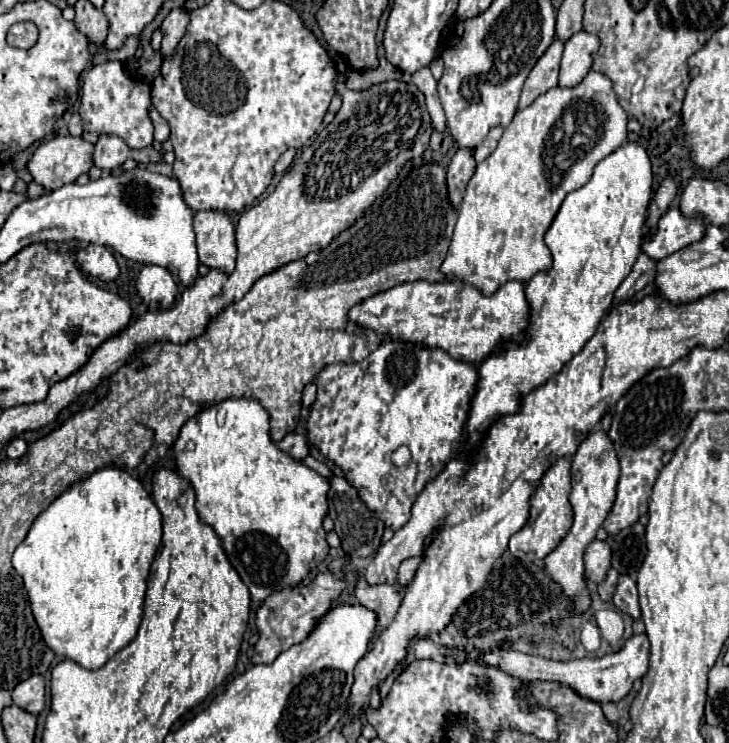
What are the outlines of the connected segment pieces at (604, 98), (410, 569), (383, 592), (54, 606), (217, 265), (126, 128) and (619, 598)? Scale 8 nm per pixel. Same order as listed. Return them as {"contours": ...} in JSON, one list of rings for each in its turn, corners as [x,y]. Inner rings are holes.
{"contours":[[[[590,70],[588,72],[588,76],[578,84],[578,86],[574,86],[574,88],[552,88],[552,90],[548,90],[546,94],[542,94],[542,96],[538,96],[528,108],[524,108],[524,110],[520,110],[520,112],[516,112],[516,116],[512,118],[512,122],[506,126],[506,130],[504,130],[504,134],[502,134],[502,138],[500,138],[500,142],[498,142],[498,148],[484,160],[484,162],[480,162],[478,166],[476,166],[476,172],[474,172],[474,176],[470,178],[470,182],[468,182],[468,188],[466,188],[466,194],[464,194],[464,200],[462,200],[462,204],[460,204],[460,210],[458,210],[458,220],[456,220],[456,226],[454,226],[454,236],[452,236],[452,242],[450,242],[450,248],[448,248],[448,254],[446,254],[446,258],[444,258],[444,262],[442,262],[442,266],[440,266],[440,270],[442,270],[442,274],[446,274],[446,278],[456,278],[456,280],[460,280],[460,282],[464,282],[464,284],[470,284],[470,286],[474,286],[474,288],[478,288],[482,294],[494,294],[502,284],[506,284],[506,282],[510,282],[510,280],[518,280],[518,282],[528,282],[534,274],[538,274],[538,272],[546,272],[546,270],[550,270],[550,262],[552,262],[552,256],[550,256],[550,250],[548,250],[548,246],[544,244],[544,234],[546,234],[546,230],[550,228],[550,222],[554,220],[554,214],[558,214],[558,208],[560,208],[560,204],[562,204],[562,200],[566,198],[566,194],[570,194],[572,190],[576,190],[578,186],[584,186],[588,180],[590,180],[590,174],[594,172],[594,166],[602,160],[602,158],[606,158],[606,154],[612,154],[618,146],[622,146],[622,142],[626,140],[626,124],[628,124],[628,116],[626,116],[626,112],[622,110],[622,106],[618,104],[618,98],[616,98],[616,94],[614,94],[614,90],[612,90],[612,82],[610,82],[610,78],[606,78],[604,74],[600,74],[600,72],[594,72],[594,70]],[[570,98],[590,98],[592,100],[592,104],[596,106],[596,114],[598,114],[598,122],[600,122],[600,128],[602,128],[602,134],[598,136],[598,140],[590,146],[590,144],[582,144],[582,146],[572,146],[572,138],[570,136],[566,136],[566,132],[562,130],[562,128],[558,128],[558,122],[562,120],[562,114],[564,114],[564,108],[566,106],[570,106]]],[[[422,556],[402,560],[402,564],[398,568],[398,590],[404,590],[414,580],[414,574],[416,574],[420,562],[422,562]]],[[[364,576],[356,578],[354,594],[356,594],[360,604],[364,604],[366,608],[370,608],[378,614],[378,628],[380,630],[386,628],[394,620],[398,606],[402,602],[402,596],[396,592],[394,584],[374,584],[374,586],[370,586]]],[[[104,468],[94,472],[90,478],[72,484],[62,496],[58,496],[32,524],[28,536],[24,538],[24,542],[16,548],[14,556],[12,556],[12,564],[16,568],[16,572],[26,580],[26,594],[32,606],[32,614],[36,618],[36,624],[42,632],[42,638],[46,642],[46,646],[50,646],[50,650],[58,656],[70,658],[76,664],[80,664],[82,668],[88,670],[98,670],[100,666],[104,666],[118,650],[122,650],[126,644],[130,644],[138,632],[142,614],[144,614],[144,594],[146,594],[146,582],[148,582],[148,574],[150,574],[150,566],[154,562],[156,550],[160,546],[162,540],[162,516],[156,508],[156,504],[152,502],[152,498],[148,496],[148,492],[144,490],[144,486],[132,478],[128,472],[120,470],[120,468]]],[[[200,210],[194,216],[194,232],[200,262],[208,268],[230,274],[236,260],[234,226],[226,212]]],[[[104,62],[82,74],[80,116],[84,132],[120,136],[130,148],[144,148],[154,142],[154,124],[150,120],[150,86],[142,80],[132,80],[122,62]]],[[[620,574],[618,576],[618,586],[612,598],[614,606],[632,616],[634,620],[640,620],[640,606],[638,606],[638,590],[636,590],[636,582],[628,576],[628,574]]]]}

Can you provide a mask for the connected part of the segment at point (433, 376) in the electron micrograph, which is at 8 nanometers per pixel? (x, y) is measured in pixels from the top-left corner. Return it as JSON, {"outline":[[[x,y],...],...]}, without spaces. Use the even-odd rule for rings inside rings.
{"outline":[[[386,340],[382,342],[368,358],[364,358],[362,362],[356,362],[356,364],[330,364],[330,366],[324,366],[318,374],[316,374],[316,402],[310,406],[310,416],[308,416],[308,422],[306,422],[306,436],[308,436],[308,442],[312,446],[316,446],[322,456],[326,456],[330,462],[334,462],[346,476],[346,480],[350,482],[350,486],[354,486],[358,490],[358,496],[362,498],[362,502],[366,504],[366,508],[370,512],[374,512],[388,528],[392,530],[398,530],[402,528],[408,520],[410,520],[410,508],[412,504],[416,502],[418,494],[424,490],[424,486],[434,480],[442,470],[444,466],[454,458],[456,450],[460,448],[460,442],[462,442],[462,434],[464,434],[464,422],[466,422],[466,416],[468,416],[468,410],[470,410],[470,400],[472,400],[472,394],[476,390],[476,382],[478,382],[478,374],[476,374],[476,366],[472,364],[466,364],[466,362],[460,362],[460,360],[454,360],[450,358],[444,350],[440,348],[434,348],[434,350],[426,350],[426,348],[414,348],[414,344],[406,344],[406,342],[394,342],[394,340]],[[398,446],[408,446],[410,452],[412,452],[412,462],[406,470],[398,470],[392,460],[390,460],[390,454],[398,448]]]}

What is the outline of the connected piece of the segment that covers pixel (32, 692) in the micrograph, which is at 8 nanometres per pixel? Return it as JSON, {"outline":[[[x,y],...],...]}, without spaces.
{"outline":[[[34,674],[26,680],[22,680],[14,690],[12,690],[12,700],[32,712],[32,714],[40,714],[44,710],[44,678],[40,674]]]}

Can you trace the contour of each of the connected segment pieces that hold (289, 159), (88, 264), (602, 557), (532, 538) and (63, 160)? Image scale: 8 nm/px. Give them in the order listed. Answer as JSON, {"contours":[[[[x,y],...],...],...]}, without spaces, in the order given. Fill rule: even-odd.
{"contours":[[[[289,148],[278,159],[274,166],[275,173],[285,173],[294,161],[296,150]]],[[[88,244],[86,248],[78,250],[76,260],[78,260],[78,266],[82,272],[86,272],[94,278],[100,278],[102,282],[112,282],[120,274],[118,262],[106,246]]],[[[594,540],[584,554],[584,574],[594,584],[600,584],[606,578],[606,572],[610,568],[610,546],[606,542]]],[[[560,458],[542,478],[540,488],[536,490],[536,494],[532,496],[532,508],[530,508],[530,520],[526,522],[526,526],[516,532],[510,538],[510,552],[522,560],[522,562],[534,562],[534,560],[542,560],[546,558],[558,544],[560,540],[568,534],[572,520],[574,520],[574,512],[570,506],[570,496],[572,492],[572,480],[570,480],[570,460]]],[[[56,136],[38,146],[28,172],[46,190],[58,190],[92,168],[92,152],[94,146],[82,138]]]]}

